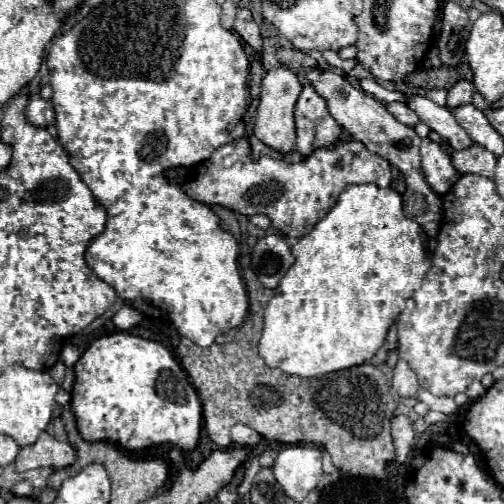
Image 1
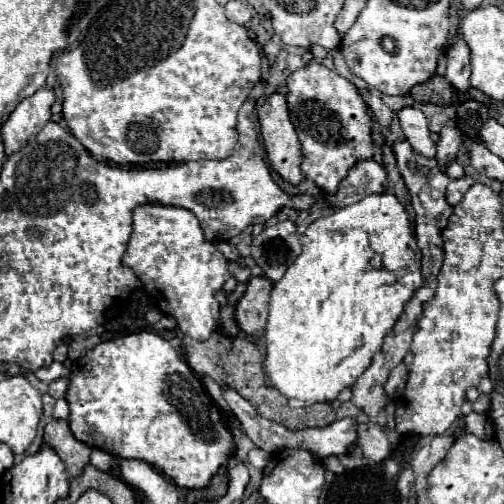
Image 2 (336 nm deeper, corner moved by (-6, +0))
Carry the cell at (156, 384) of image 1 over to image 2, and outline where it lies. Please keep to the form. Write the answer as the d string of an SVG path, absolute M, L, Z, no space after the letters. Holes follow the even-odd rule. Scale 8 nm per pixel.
M136 332L108 342L100 342L88 354L72 364L70 388L66 394L70 406L70 430L90 448L100 448L118 458L144 460L164 472L182 488L202 488L234 456L234 440L226 416L206 392L202 380L172 344L152 332Z

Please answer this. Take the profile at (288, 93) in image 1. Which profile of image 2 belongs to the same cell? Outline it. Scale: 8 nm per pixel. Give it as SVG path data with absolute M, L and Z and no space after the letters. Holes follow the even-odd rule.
M274 92L258 110L260 132L272 168L290 184L300 184L302 152L300 140L288 116L288 102L284 92Z

